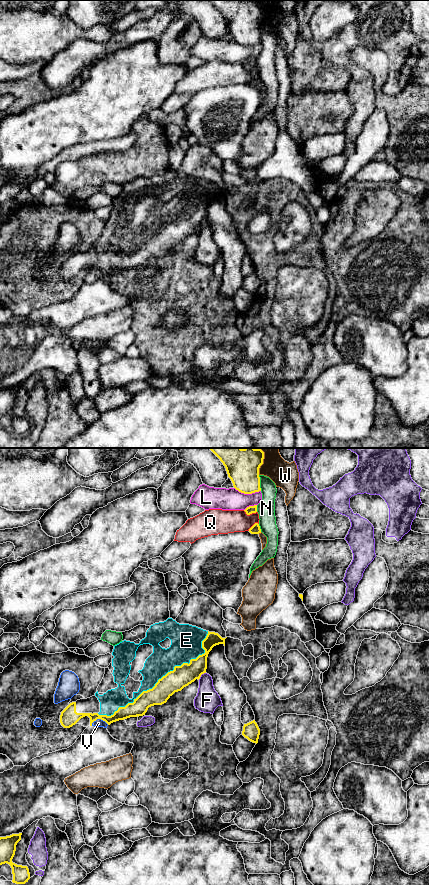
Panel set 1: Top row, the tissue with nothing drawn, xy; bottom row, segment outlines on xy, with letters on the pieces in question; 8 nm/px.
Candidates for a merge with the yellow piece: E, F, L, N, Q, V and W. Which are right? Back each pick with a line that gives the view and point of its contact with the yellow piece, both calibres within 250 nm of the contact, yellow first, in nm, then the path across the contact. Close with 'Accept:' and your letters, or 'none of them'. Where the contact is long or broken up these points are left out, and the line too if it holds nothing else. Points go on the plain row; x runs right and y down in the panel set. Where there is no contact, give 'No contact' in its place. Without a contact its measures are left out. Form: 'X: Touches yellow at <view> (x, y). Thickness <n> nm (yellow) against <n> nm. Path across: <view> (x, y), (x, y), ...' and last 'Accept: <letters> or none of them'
E: Touches yellow at xy (162, 229). Thickness 170 nm (yellow) against 200 nm
Accept: E

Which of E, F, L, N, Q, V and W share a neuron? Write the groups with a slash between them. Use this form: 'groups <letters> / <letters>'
groups E / F / L / N / Q / V / W

